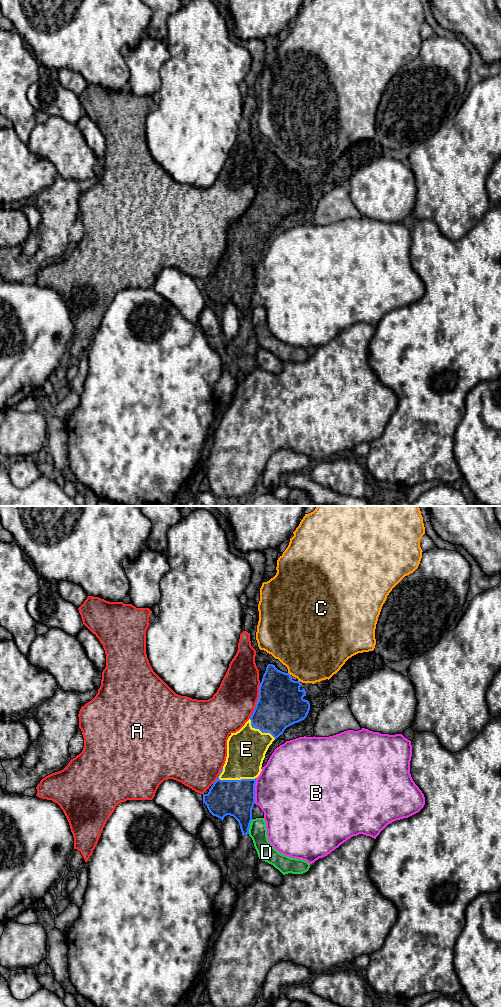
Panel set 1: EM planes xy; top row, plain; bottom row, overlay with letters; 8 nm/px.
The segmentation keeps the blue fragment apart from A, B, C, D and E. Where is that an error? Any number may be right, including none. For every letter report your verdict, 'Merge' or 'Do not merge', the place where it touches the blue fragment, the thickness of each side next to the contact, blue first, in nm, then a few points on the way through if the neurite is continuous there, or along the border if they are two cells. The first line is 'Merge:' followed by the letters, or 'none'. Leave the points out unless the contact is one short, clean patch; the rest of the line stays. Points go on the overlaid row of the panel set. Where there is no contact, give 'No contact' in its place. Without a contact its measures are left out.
Merge: E
A: Do not merge. Touches blue at xy (257, 701). Thickness 360 nm (blue) against 340 nm
B: Do not merge. Touches blue at xy (254, 791). Thickness 300 nm (blue) against 480 nm
C: Do not merge. Touches blue at xy (289, 674). Thickness 360 nm (blue) against 460 nm
D: Do not merge. Touches blue at xy (249, 826). Thickness 300 nm (blue) against 150 nm
E: Merge. Touches blue at xy (237, 780). Thickness 300 nm (blue) against 300 nm

